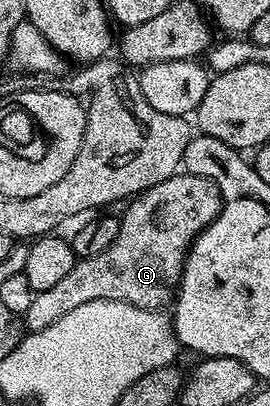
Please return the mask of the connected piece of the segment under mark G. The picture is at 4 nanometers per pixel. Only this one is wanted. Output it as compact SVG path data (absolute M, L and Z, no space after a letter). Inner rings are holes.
M178 171L155 183L155 187L138 193L125 207L125 213L120 214L119 236L107 251L80 258L62 281L54 283L47 291L33 294L31 307L27 307L23 315L28 332L43 331L43 327L51 327L51 323L75 311L75 307L92 301L118 301L131 303L131 307L158 311L174 304L181 288L185 256L195 238L221 210L219 187L209 177Z

